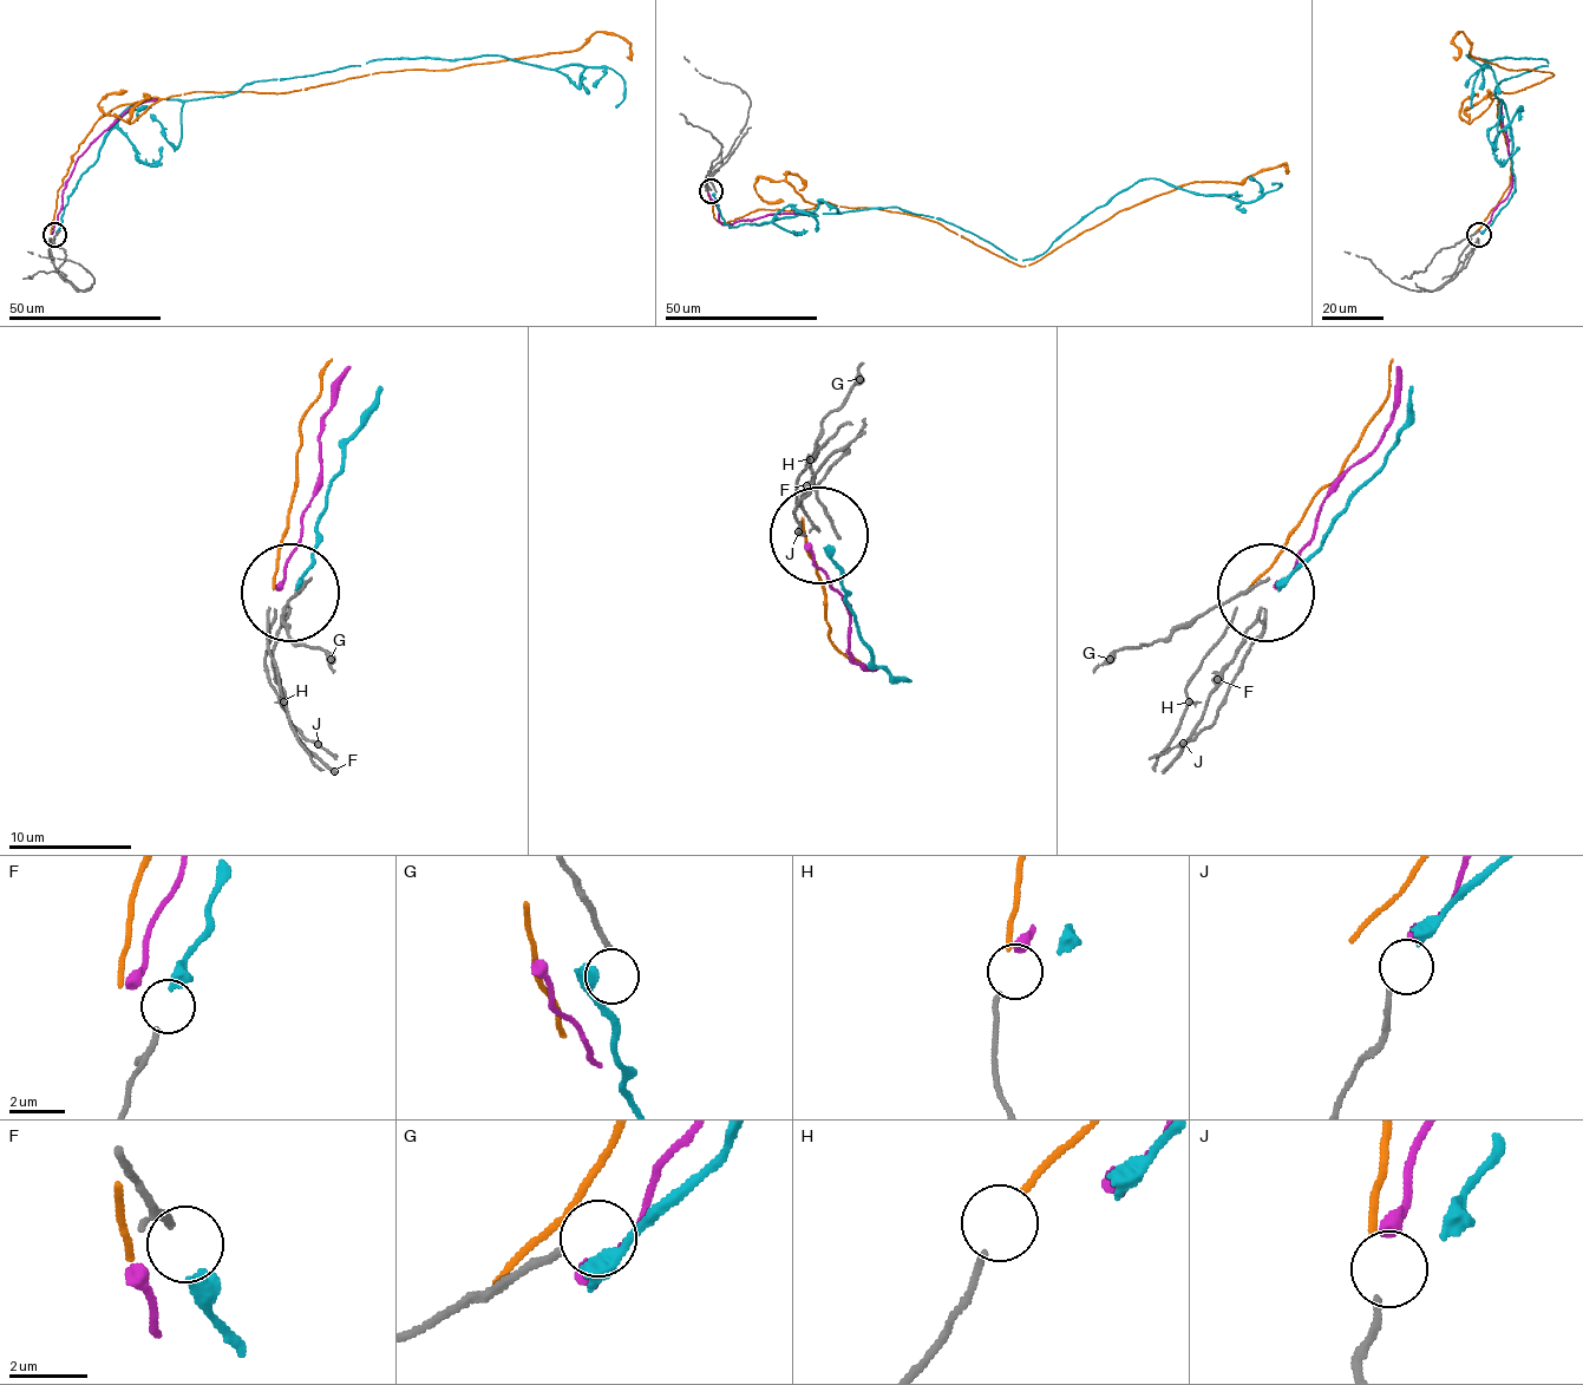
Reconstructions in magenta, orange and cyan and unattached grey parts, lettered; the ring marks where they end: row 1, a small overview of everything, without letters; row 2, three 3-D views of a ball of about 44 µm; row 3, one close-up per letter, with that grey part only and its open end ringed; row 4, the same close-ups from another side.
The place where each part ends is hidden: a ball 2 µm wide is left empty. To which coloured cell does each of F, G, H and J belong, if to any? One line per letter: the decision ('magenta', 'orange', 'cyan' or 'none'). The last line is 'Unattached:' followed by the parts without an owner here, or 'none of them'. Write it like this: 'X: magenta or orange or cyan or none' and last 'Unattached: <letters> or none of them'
F: none
G: none
H: orange
J: magenta
Unattached: F, G

